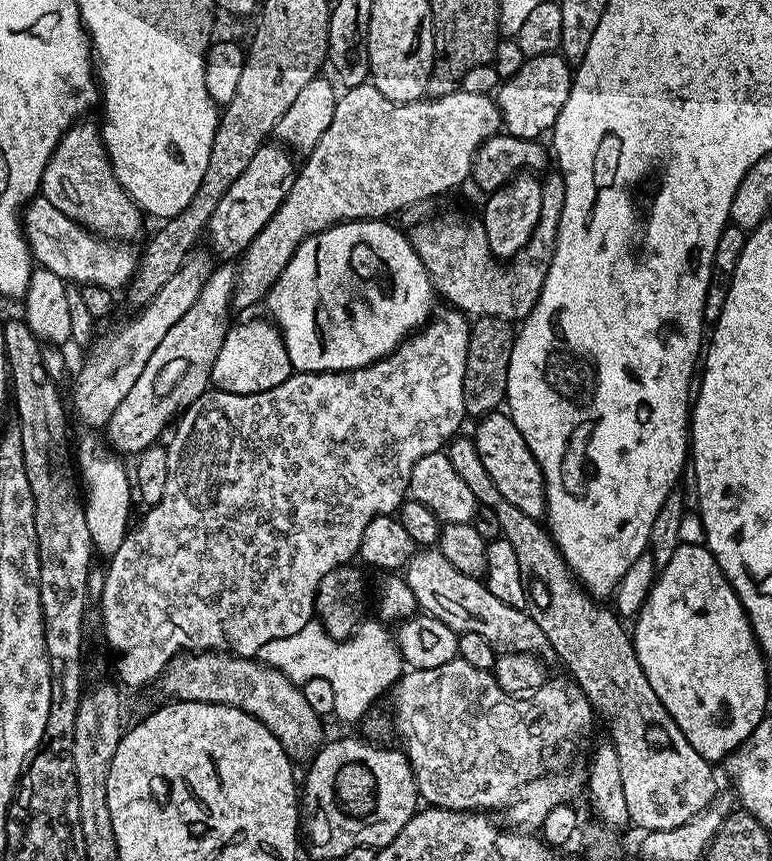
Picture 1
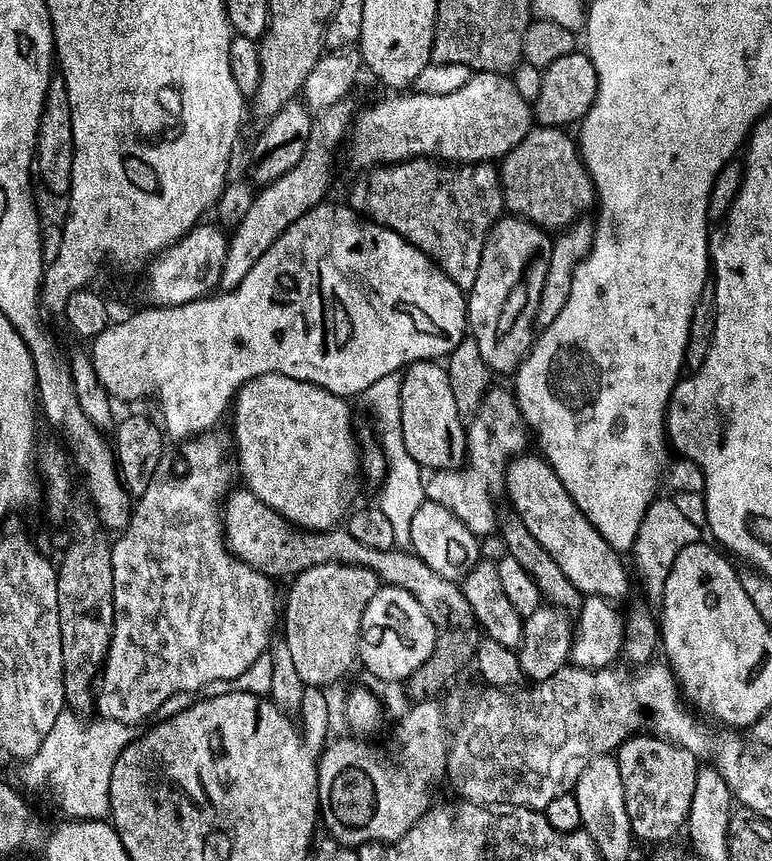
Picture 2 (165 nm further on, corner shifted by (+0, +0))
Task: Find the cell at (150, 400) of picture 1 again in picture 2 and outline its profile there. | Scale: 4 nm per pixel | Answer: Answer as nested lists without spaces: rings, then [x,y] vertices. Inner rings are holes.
[[[351,99],[334,102],[322,112],[315,113],[310,126],[310,142],[306,142],[306,150],[294,166],[294,170],[286,170],[282,178],[263,185],[257,191],[254,202],[250,202],[250,210],[246,210],[246,218],[242,218],[231,229],[228,236],[226,262],[222,262],[222,274],[219,287],[227,290],[236,288],[246,274],[250,274],[250,266],[274,246],[274,242],[290,227],[302,214],[311,208],[325,203],[328,187],[332,184],[332,167],[336,164],[336,151],[341,151],[346,137],[350,132],[350,125],[354,119],[354,107]]]

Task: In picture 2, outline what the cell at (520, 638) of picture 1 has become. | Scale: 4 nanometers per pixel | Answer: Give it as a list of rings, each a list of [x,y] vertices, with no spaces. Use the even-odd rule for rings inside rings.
[[[229,491],[222,505],[224,539],[228,545],[228,551],[250,567],[257,568],[258,571],[266,572],[269,576],[276,578],[279,577],[279,572],[299,574],[319,564],[362,566],[370,569],[385,585],[406,590],[418,602],[418,606],[422,606],[422,610],[426,610],[426,614],[432,619],[432,623],[436,625],[437,629],[467,628],[473,623],[470,602],[466,602],[459,583],[442,578],[442,574],[434,574],[434,570],[430,570],[430,566],[426,566],[426,562],[422,562],[414,552],[397,547],[390,550],[370,550],[370,546],[362,546],[362,542],[357,542],[354,534],[350,534],[347,527],[344,526],[328,528],[325,532],[306,532],[303,528],[297,528],[295,524],[288,523],[273,508],[262,503],[253,492],[236,491]]]

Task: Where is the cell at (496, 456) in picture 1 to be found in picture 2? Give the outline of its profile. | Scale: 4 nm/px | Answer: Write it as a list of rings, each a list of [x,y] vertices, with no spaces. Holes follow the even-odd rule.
[[[521,454],[514,456],[508,463],[504,475],[504,492],[512,503],[511,511],[519,516],[520,520],[538,538],[542,550],[558,562],[562,574],[574,582],[574,586],[584,596],[603,596],[605,600],[619,601],[619,596],[628,592],[628,572],[624,569],[621,553],[615,552],[594,530],[594,526],[578,510],[574,498],[566,494],[566,486],[554,474],[547,460],[539,454]]]

